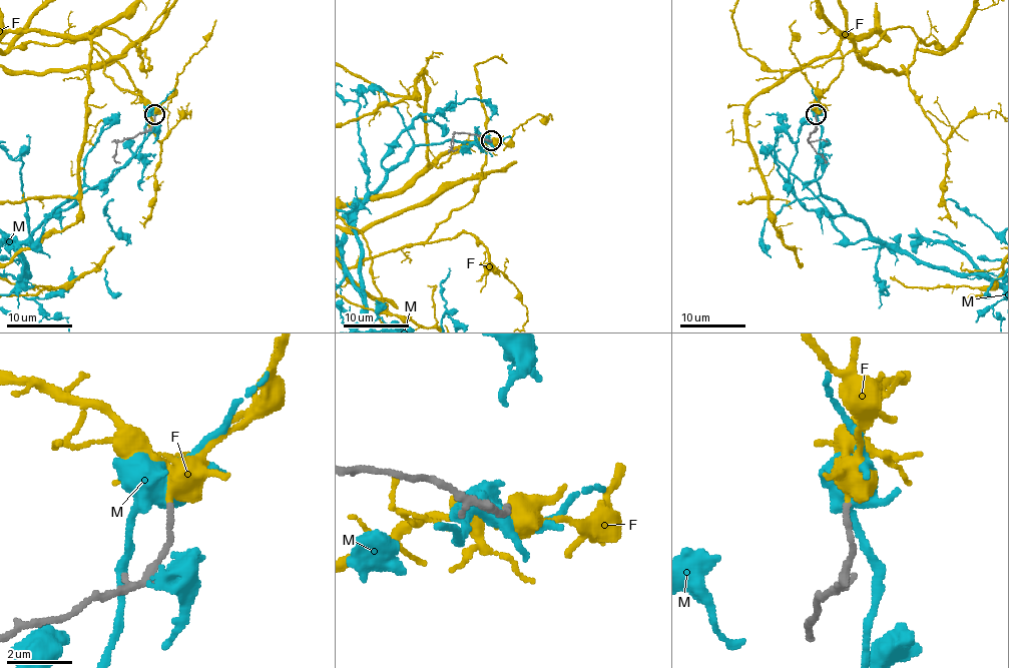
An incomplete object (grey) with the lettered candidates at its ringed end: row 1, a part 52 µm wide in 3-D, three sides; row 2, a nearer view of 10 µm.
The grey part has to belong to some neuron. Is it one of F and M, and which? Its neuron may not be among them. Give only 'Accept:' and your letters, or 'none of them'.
Accept: F

